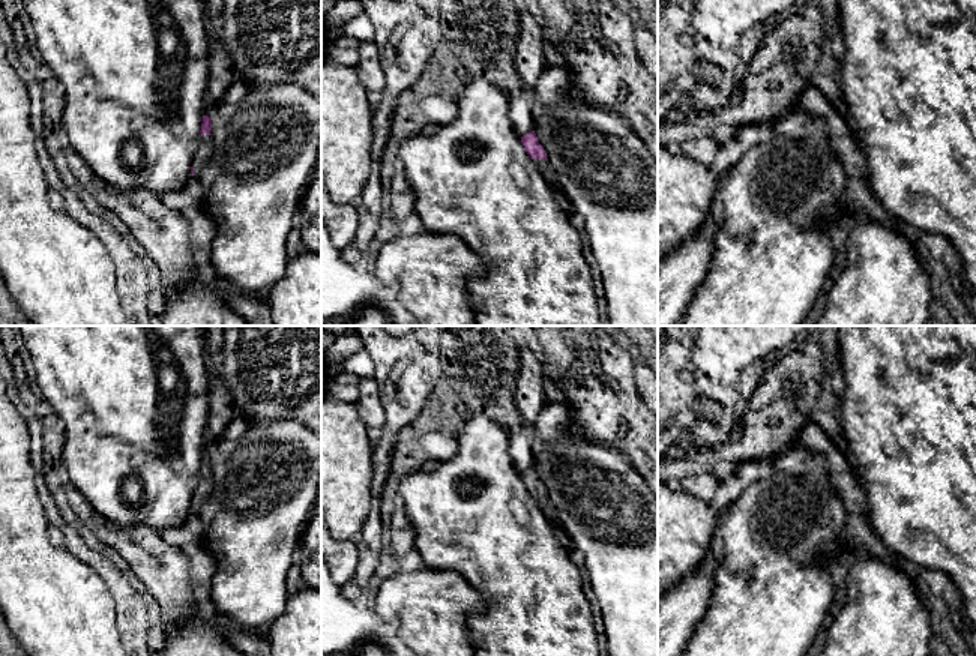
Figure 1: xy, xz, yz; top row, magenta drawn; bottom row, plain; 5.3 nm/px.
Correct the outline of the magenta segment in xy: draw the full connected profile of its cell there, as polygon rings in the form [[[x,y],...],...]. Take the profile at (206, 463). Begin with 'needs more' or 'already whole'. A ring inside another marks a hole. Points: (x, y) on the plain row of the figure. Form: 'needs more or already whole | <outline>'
needs more | [[[203,452],[201,467],[200,467],[200,477],[198,485],[195,488],[191,509],[198,515],[201,504],[209,497],[212,486],[213,486],[213,474],[212,474],[212,455],[207,452]]]

